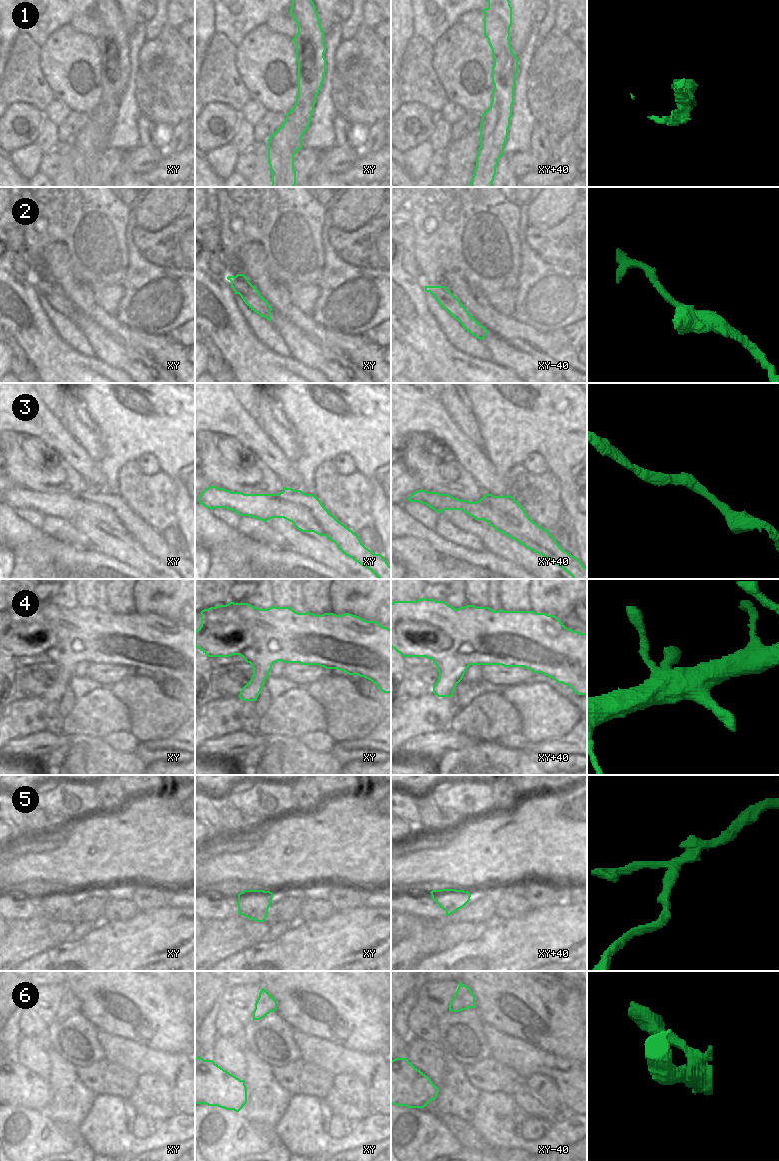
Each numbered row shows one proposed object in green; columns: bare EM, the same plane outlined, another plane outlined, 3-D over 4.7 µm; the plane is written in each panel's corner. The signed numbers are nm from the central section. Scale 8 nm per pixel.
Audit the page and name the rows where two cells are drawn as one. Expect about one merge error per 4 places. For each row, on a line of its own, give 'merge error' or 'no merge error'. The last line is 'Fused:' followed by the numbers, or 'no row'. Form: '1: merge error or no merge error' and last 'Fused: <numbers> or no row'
1: merge error
2: no merge error
3: no merge error
4: no merge error
5: no merge error
6: no merge error
Fused: 1

